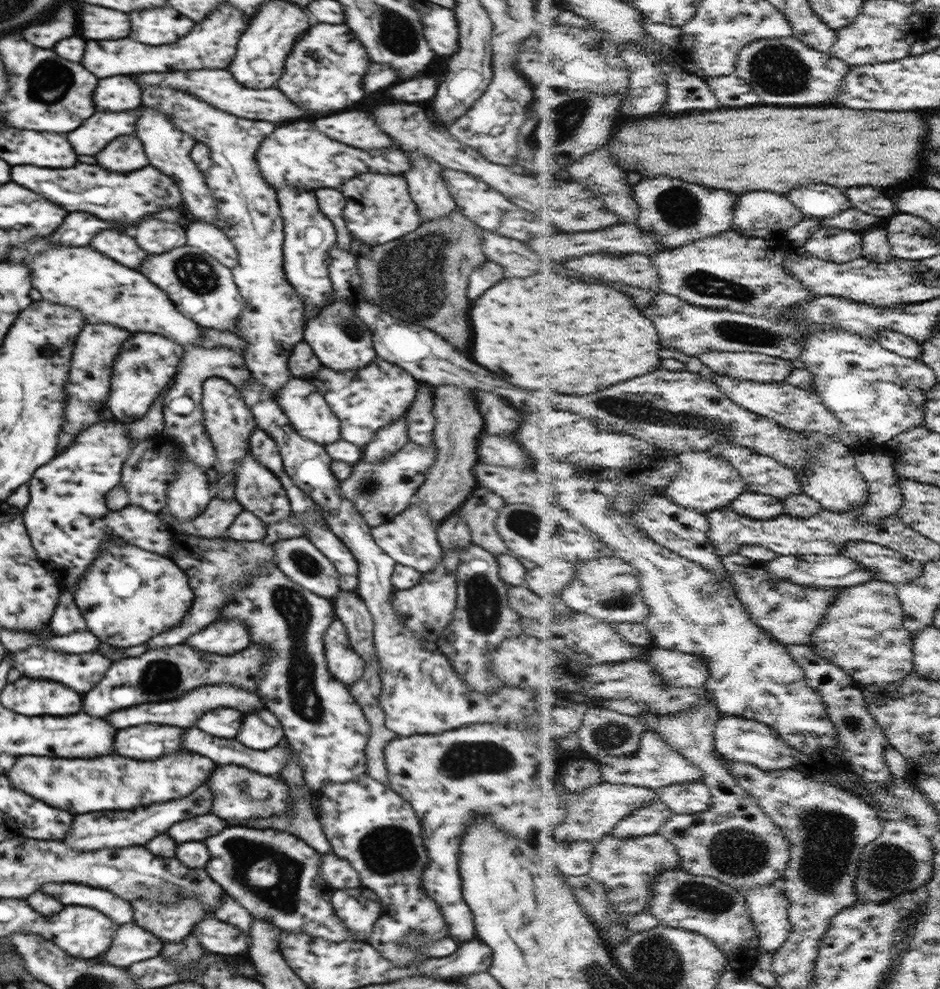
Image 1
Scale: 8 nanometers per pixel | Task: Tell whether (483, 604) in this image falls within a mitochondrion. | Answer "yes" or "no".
yes

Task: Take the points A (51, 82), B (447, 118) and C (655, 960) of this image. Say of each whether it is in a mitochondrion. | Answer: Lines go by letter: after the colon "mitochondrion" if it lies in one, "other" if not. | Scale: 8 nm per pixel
A: mitochondrion
B: other
C: mitochondrion

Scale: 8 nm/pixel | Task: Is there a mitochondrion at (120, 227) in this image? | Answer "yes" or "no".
no

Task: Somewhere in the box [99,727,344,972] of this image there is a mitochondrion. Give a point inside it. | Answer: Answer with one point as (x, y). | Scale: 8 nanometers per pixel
(267, 873)

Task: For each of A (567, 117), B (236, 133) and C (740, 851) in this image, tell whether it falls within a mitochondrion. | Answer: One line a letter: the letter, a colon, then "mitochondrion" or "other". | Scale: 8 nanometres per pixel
A: mitochondrion
B: mitochondrion
C: mitochondrion

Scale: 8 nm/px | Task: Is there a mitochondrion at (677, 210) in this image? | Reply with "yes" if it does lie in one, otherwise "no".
yes

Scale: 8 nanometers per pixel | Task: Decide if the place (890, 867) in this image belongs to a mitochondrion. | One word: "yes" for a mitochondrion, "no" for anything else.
yes

